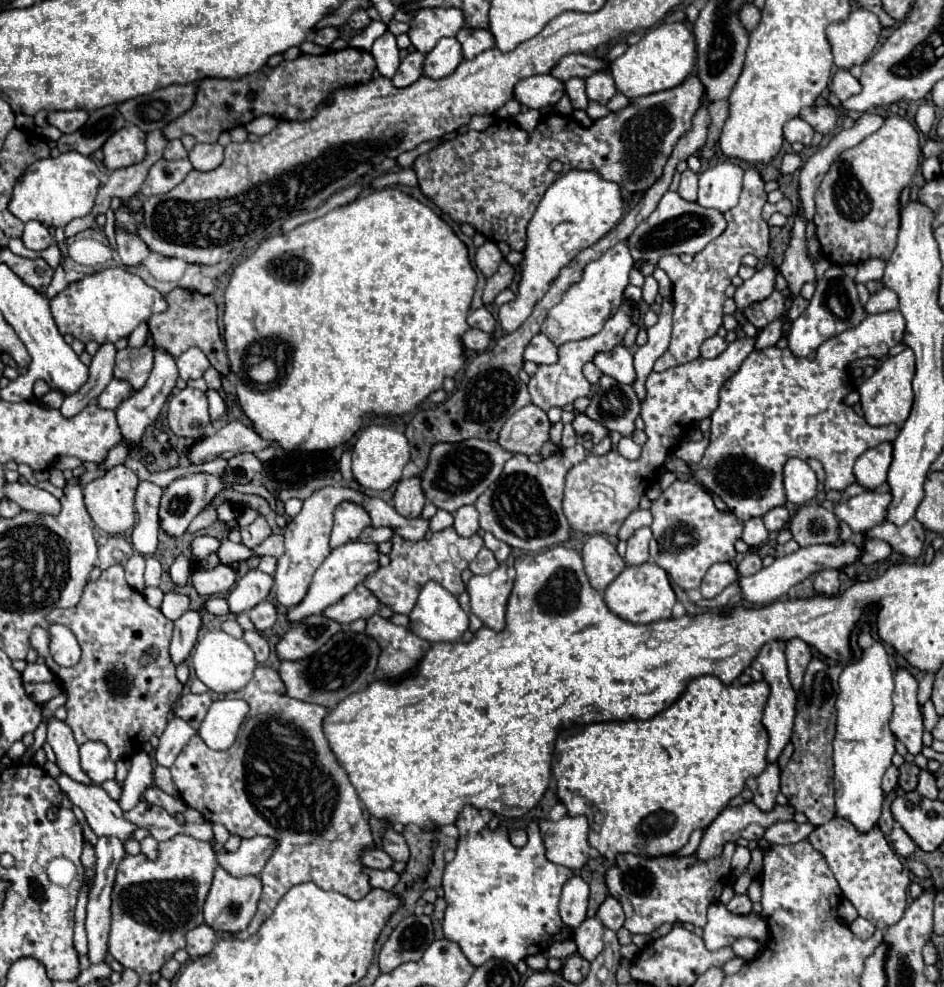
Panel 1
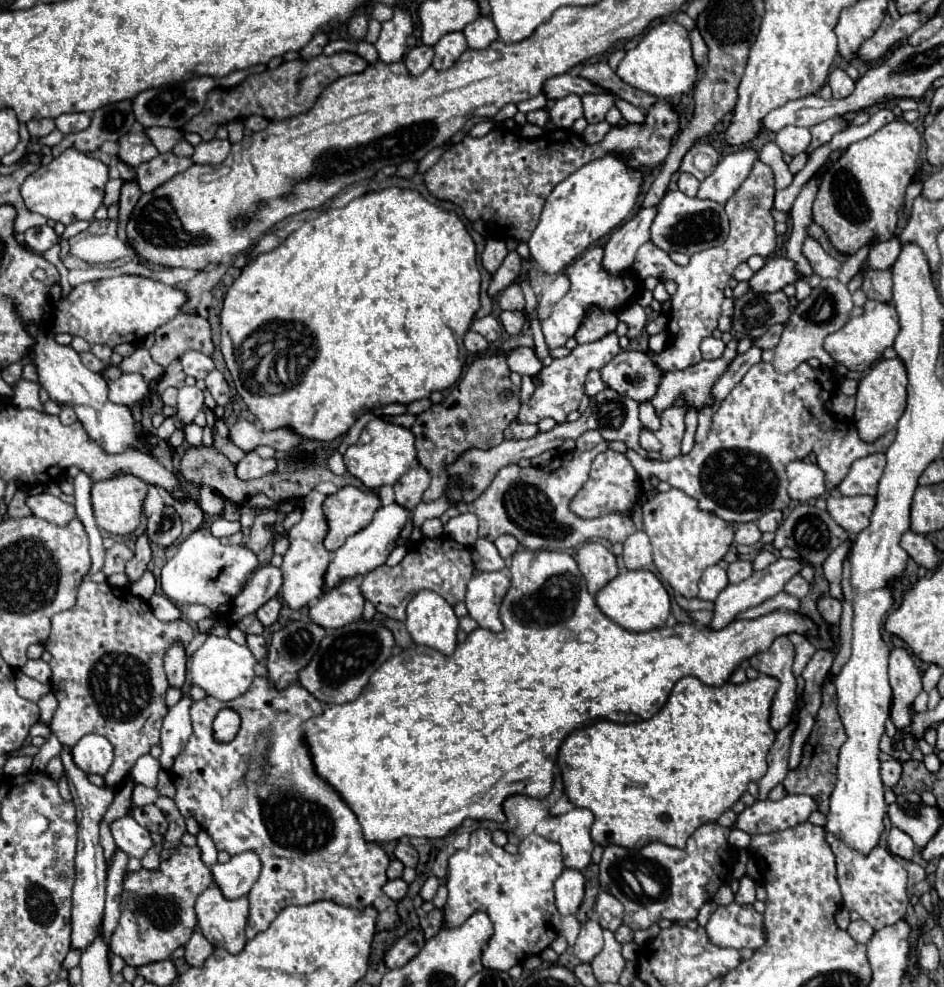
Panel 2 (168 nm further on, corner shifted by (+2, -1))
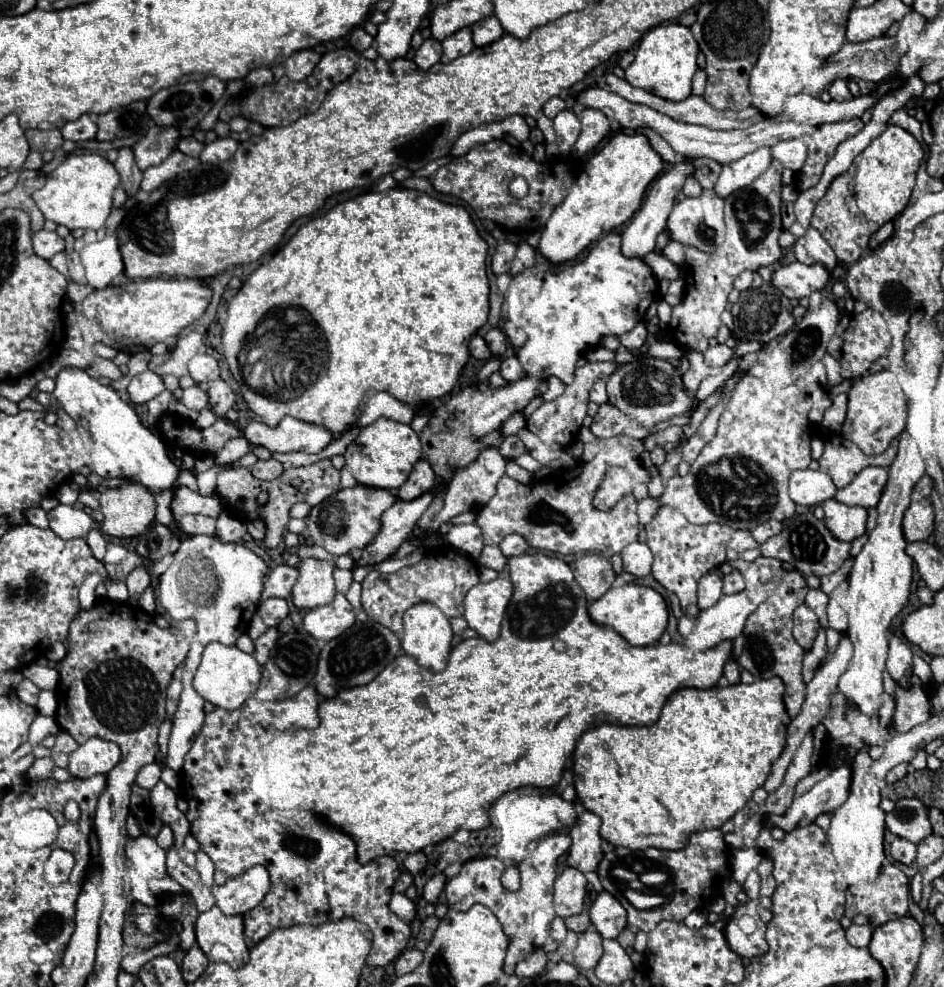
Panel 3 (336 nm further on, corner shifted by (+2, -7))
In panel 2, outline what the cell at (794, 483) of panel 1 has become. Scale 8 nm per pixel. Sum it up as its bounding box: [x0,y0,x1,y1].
[786,461,826,501]

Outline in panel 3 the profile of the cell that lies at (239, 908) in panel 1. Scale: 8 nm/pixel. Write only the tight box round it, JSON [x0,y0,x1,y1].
[196,907,248,967]

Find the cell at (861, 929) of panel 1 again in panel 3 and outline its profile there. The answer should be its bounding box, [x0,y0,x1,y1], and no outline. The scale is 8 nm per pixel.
[846,923,872,947]

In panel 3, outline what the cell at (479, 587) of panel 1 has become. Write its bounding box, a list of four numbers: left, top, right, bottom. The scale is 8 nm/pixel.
[464,577,512,641]

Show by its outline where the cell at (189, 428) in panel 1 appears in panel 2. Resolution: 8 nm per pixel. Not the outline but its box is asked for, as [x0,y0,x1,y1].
[176,387,204,425]

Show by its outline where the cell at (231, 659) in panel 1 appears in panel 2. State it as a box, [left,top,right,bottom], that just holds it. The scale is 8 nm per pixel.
[190,635,256,701]

